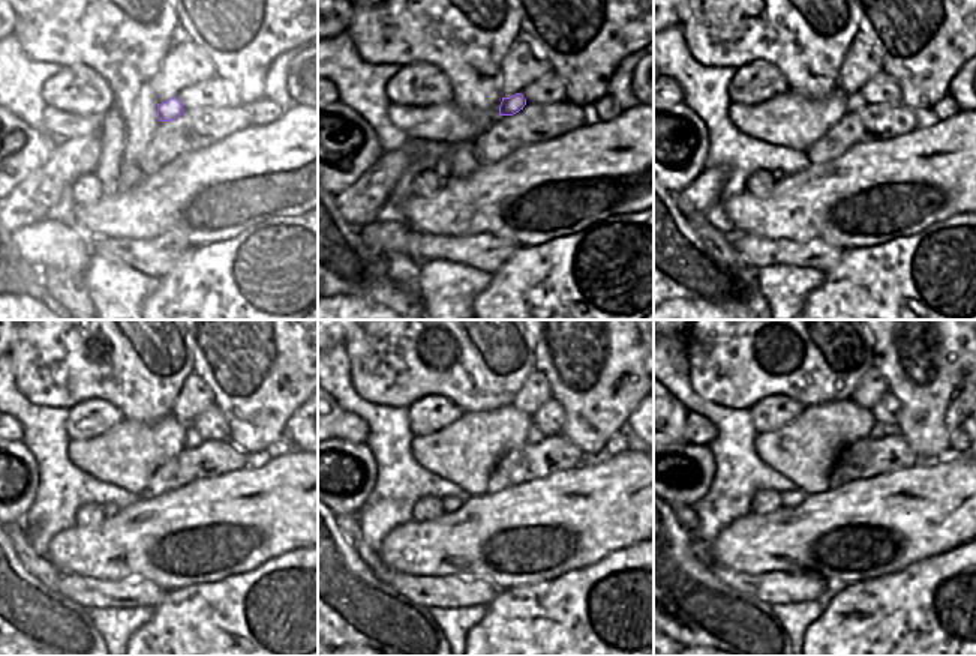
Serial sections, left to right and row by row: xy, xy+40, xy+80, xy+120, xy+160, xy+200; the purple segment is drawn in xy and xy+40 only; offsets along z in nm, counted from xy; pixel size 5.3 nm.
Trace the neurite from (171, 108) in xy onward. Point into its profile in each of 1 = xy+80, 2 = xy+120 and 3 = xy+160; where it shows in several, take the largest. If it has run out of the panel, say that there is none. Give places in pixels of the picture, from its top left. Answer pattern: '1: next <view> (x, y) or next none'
1: next xy+80 (855, 101)
2: next xy+120 (192, 439)
3: next xy+160 (534, 436)

